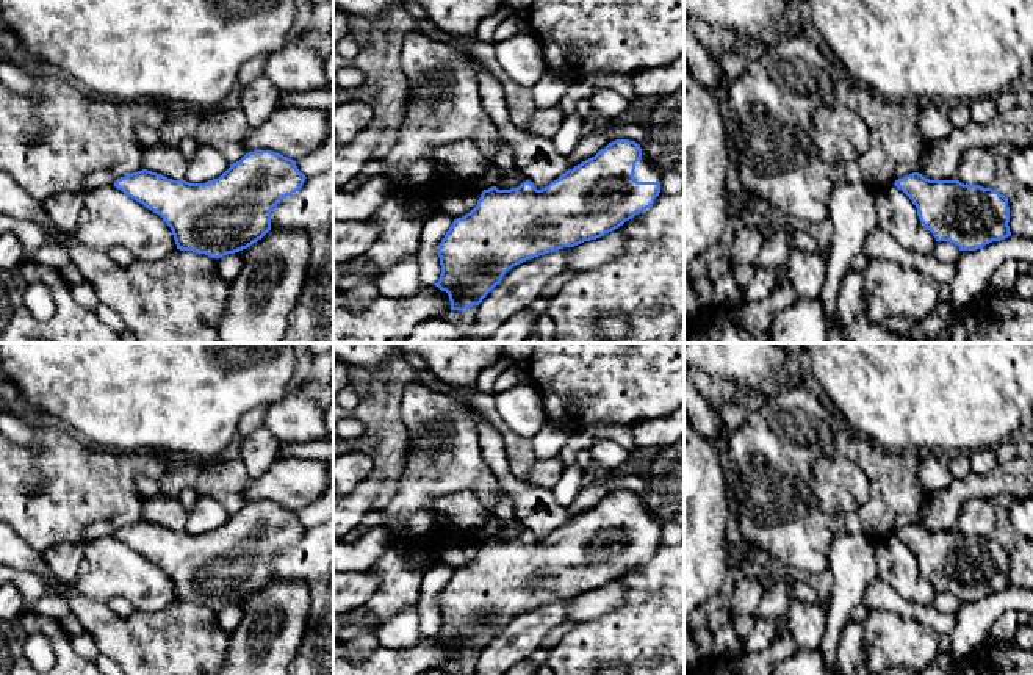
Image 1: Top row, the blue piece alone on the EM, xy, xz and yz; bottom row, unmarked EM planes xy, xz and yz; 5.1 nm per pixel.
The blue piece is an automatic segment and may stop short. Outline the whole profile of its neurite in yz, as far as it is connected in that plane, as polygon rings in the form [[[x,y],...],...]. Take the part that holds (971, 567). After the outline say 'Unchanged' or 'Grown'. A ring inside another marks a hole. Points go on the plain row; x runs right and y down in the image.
[[[919,523],[894,536],[912,551],[920,573],[936,592],[977,601],[1011,587],[1008,548],[992,539],[959,531],[930,531]]]. Unchanged

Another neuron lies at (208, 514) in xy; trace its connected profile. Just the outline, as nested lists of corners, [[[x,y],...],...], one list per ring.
[[[199,495],[194,507],[188,511],[185,531],[189,534],[205,534],[221,528],[229,518],[230,514],[224,503],[207,495]]]

